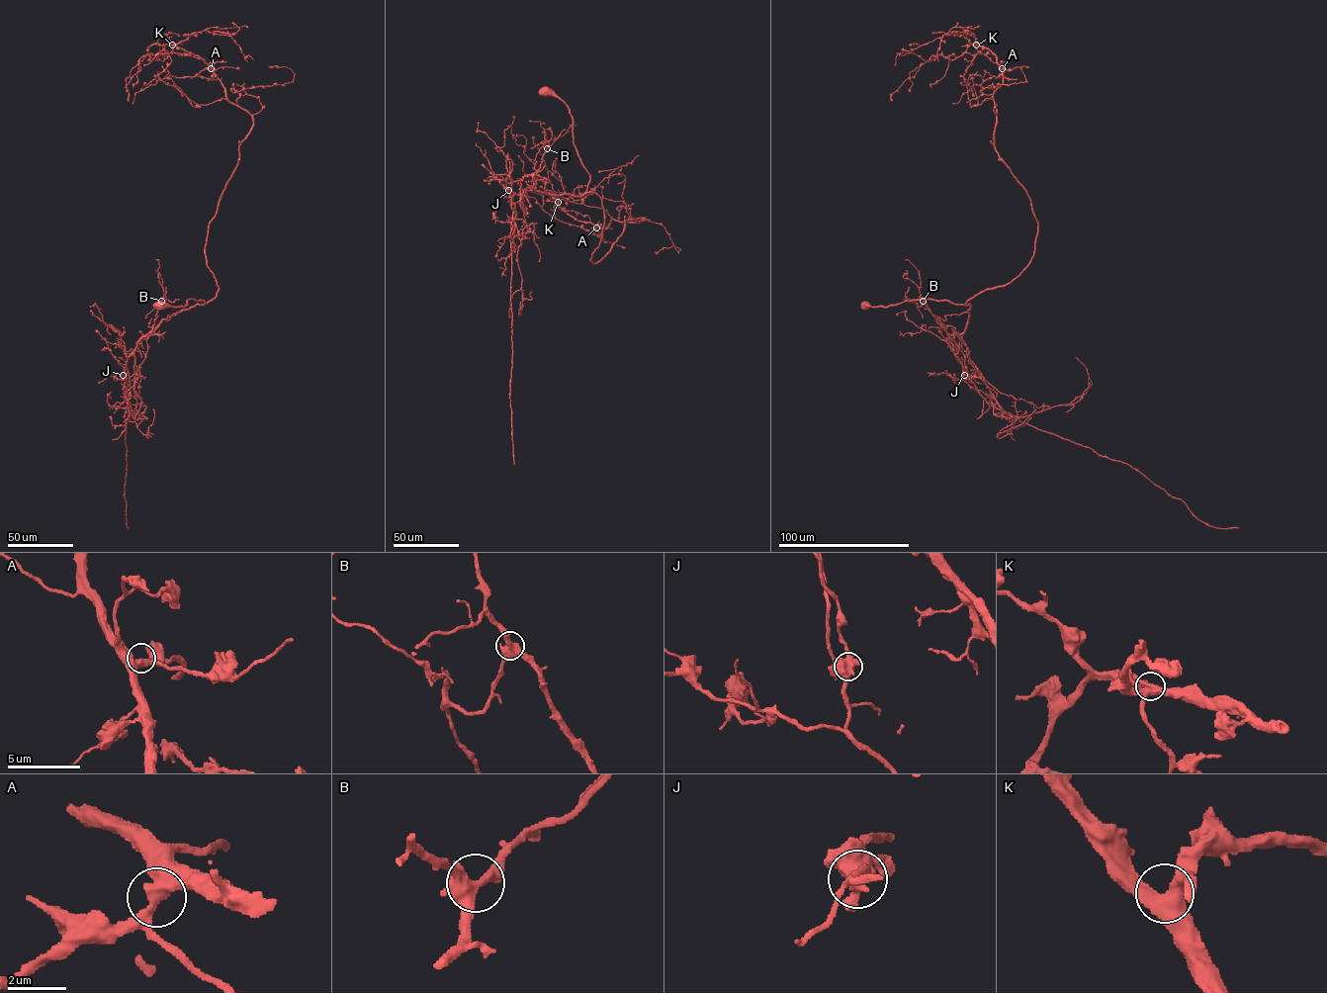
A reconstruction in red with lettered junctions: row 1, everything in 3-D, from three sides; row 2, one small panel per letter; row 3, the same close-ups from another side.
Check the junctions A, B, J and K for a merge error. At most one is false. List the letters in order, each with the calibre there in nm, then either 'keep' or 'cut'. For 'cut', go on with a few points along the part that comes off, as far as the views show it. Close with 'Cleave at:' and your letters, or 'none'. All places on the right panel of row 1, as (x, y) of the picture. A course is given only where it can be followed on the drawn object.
A: calibre 400 nm; keep
B: calibre 480 nm; keep
J: calibre 600 nm; cut; course (964, 375), (964, 381), (994, 406), (1128, 464), (1180, 498), (1210, 526), (1239, 528)
K: calibre 480 nm; keep
Cleave at: J

